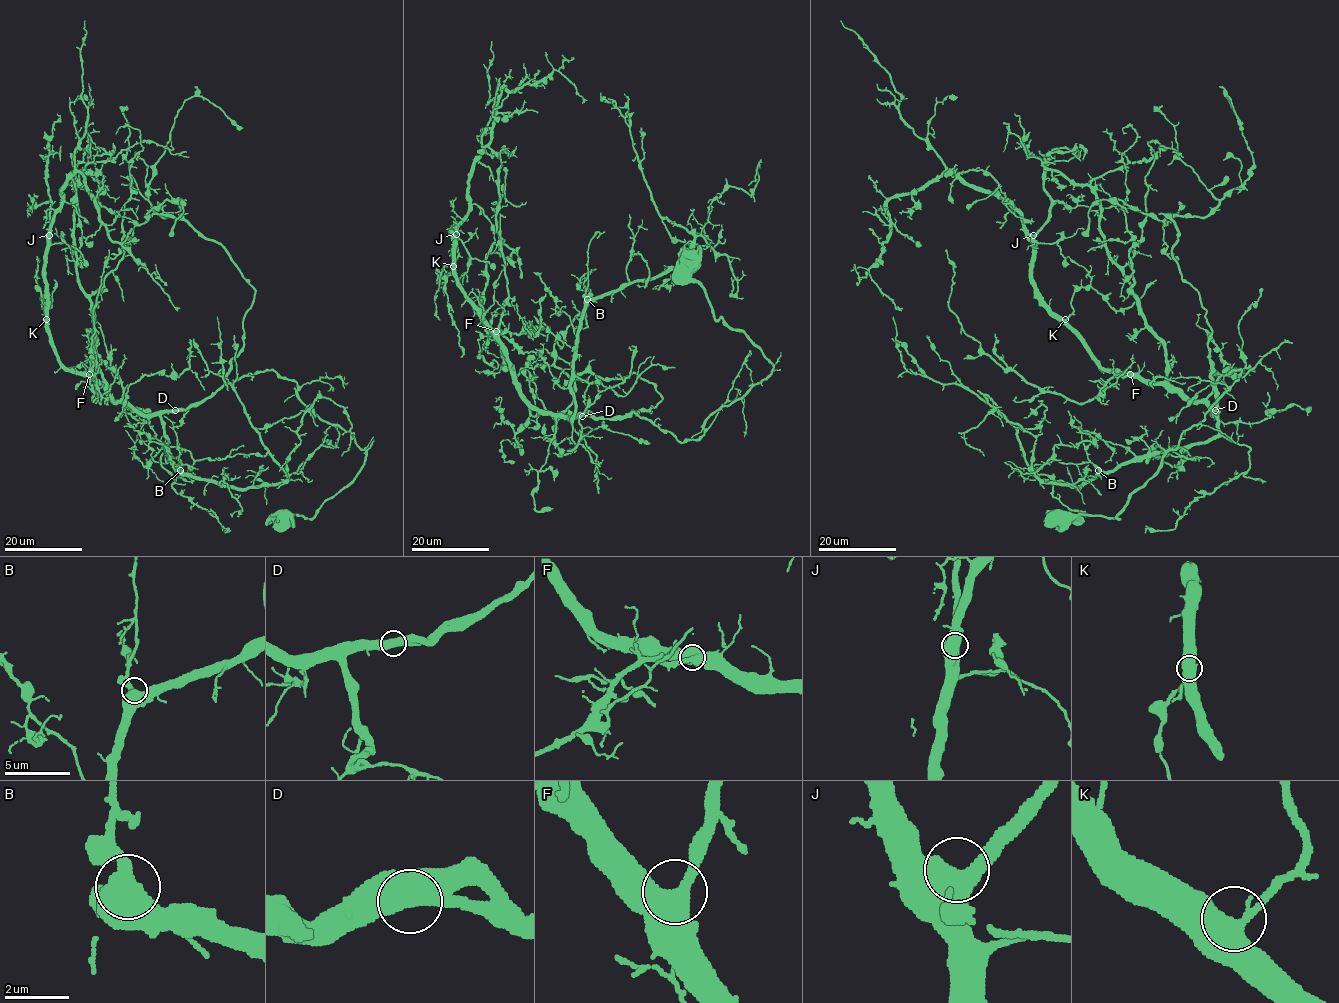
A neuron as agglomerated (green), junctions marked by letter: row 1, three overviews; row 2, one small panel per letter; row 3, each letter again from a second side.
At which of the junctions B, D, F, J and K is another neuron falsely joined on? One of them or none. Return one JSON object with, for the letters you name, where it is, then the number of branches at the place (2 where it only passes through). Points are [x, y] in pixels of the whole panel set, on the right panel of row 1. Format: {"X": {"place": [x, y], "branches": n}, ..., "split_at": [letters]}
{"split_at": []}

